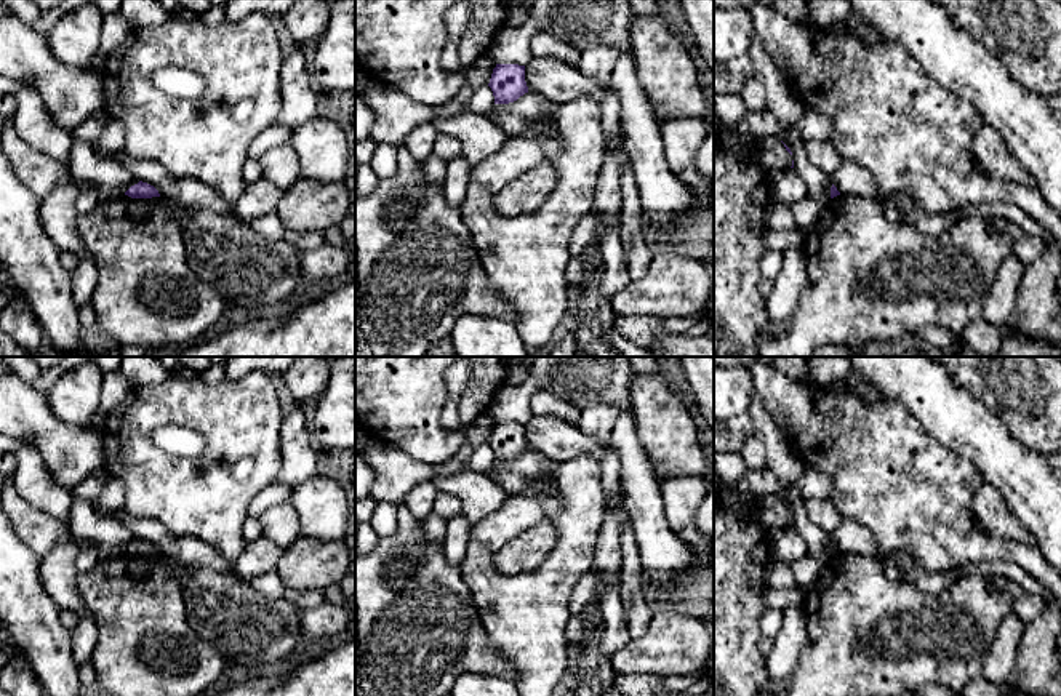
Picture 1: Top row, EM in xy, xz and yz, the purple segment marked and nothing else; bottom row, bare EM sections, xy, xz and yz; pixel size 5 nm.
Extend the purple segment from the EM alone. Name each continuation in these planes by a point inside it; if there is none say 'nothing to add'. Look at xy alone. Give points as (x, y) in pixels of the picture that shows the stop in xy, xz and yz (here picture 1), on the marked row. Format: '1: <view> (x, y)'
nothing to add

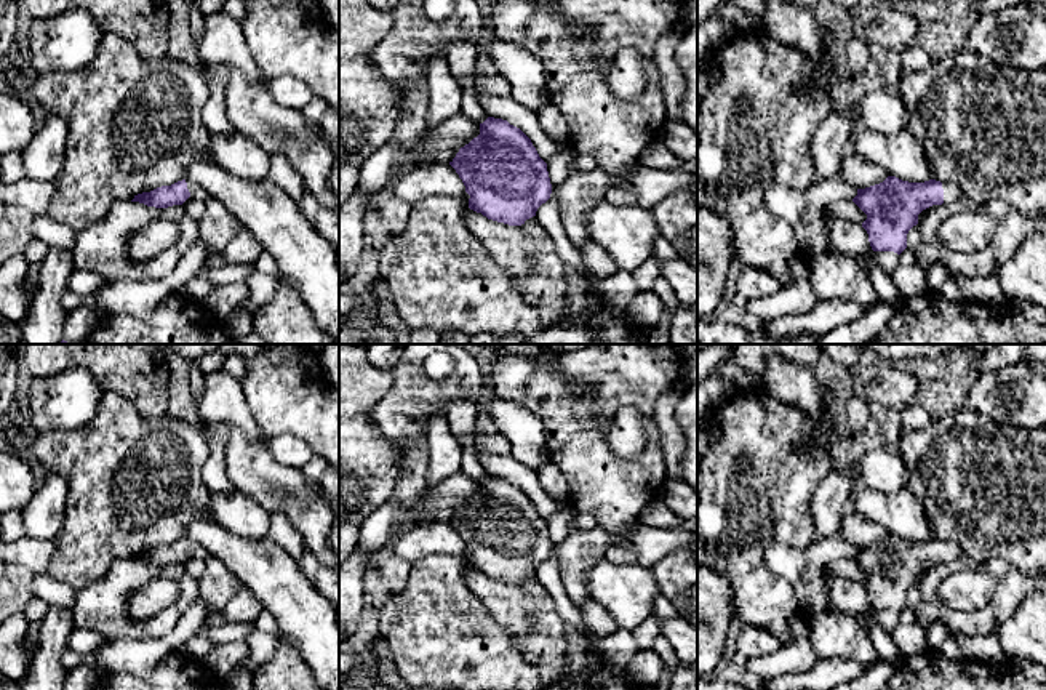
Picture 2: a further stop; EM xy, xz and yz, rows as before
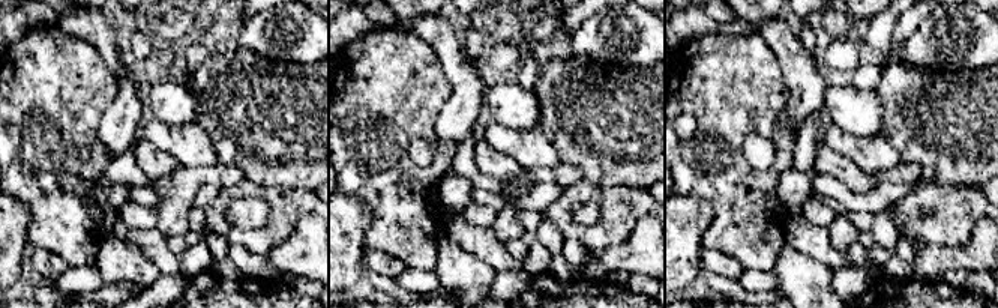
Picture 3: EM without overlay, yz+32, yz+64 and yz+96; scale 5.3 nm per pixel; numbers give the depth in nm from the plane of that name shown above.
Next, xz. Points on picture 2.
nothing to add

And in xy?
1: xy (197, 192)

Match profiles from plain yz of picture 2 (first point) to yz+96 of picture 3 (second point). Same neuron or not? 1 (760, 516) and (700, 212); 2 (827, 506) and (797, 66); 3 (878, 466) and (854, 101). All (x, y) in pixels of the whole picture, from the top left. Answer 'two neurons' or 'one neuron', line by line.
1: two neurons
2: one neuron
3: one neuron

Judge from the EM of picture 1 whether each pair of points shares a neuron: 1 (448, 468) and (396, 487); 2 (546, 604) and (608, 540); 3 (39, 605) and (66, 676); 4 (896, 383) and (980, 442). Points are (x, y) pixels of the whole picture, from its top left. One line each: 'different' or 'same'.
1: same
2: different
3: same
4: same

